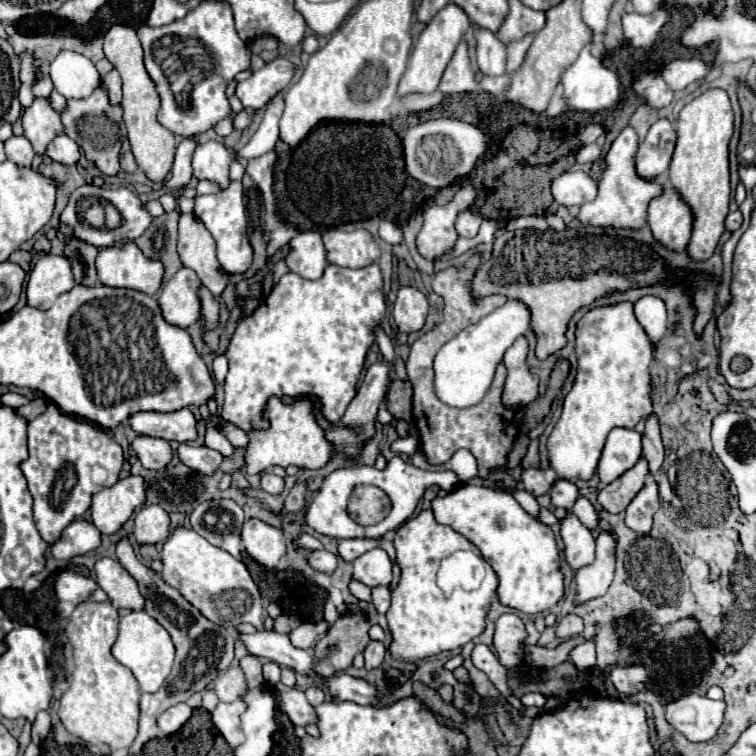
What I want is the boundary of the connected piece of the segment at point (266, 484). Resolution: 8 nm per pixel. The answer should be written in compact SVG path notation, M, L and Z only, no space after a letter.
M263 473L261 475L261 487L271 495L281 495L285 489L285 481L273 473Z

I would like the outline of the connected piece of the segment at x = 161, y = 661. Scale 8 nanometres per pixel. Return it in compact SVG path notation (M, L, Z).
M129 611L121 617L119 621L119 637L111 649L113 657L131 669L133 677L139 683L141 693L155 693L161 689L165 679L171 673L173 667L173 657L175 657L175 645L171 641L171 635L163 625L159 625L151 615L145 611Z

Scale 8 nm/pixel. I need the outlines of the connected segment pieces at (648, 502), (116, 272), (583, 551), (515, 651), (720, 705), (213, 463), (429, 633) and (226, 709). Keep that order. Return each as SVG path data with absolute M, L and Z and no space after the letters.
M649 477L637 497L629 503L625 511L625 523L639 535L649 535L653 515L659 509L659 491L653 477Z
M127 241L99 251L97 275L107 287L125 287L157 295L161 289L163 265L161 261L147 259L133 241Z
M567 513L561 521L561 537L565 543L565 563L573 571L595 561L595 539L573 513Z
M505 613L495 623L495 651L503 665L523 663L525 649L525 625L515 613Z
M693 691L665 705L665 719L693 743L709 741L723 723L725 701L713 701Z
M181 443L177 455L179 455L181 463L185 463L193 471L199 471L199 473L205 473L205 475L211 475L221 463L221 453L213 451L205 445L195 447L195 445L189 445L189 443Z
M431 509L421 511L417 517L407 519L397 529L393 543L395 543L401 577L397 587L391 591L391 607L387 611L387 625L391 633L389 653L397 661L417 663L431 655L459 649L465 643L479 637L485 631L485 619L493 599L497 597L497 585L499 585L493 567L481 557L479 549L451 527L437 523Z
M237 699L233 703L219 703L213 711L211 711L211 719L213 725L219 729L219 733L225 737L225 741L229 743L229 747L239 747L245 741L245 735L241 731L241 713L245 711L245 701Z

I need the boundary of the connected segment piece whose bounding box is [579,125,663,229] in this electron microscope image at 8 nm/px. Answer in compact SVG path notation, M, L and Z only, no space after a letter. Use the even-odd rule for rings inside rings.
M625 127L617 139L613 141L607 157L605 157L605 173L599 181L599 193L593 201L585 203L579 211L579 219L583 225L597 225L597 227L629 227L639 229L645 225L647 205L653 197L661 195L663 185L657 181L645 181L635 171L635 157L637 151L637 133L633 127Z

